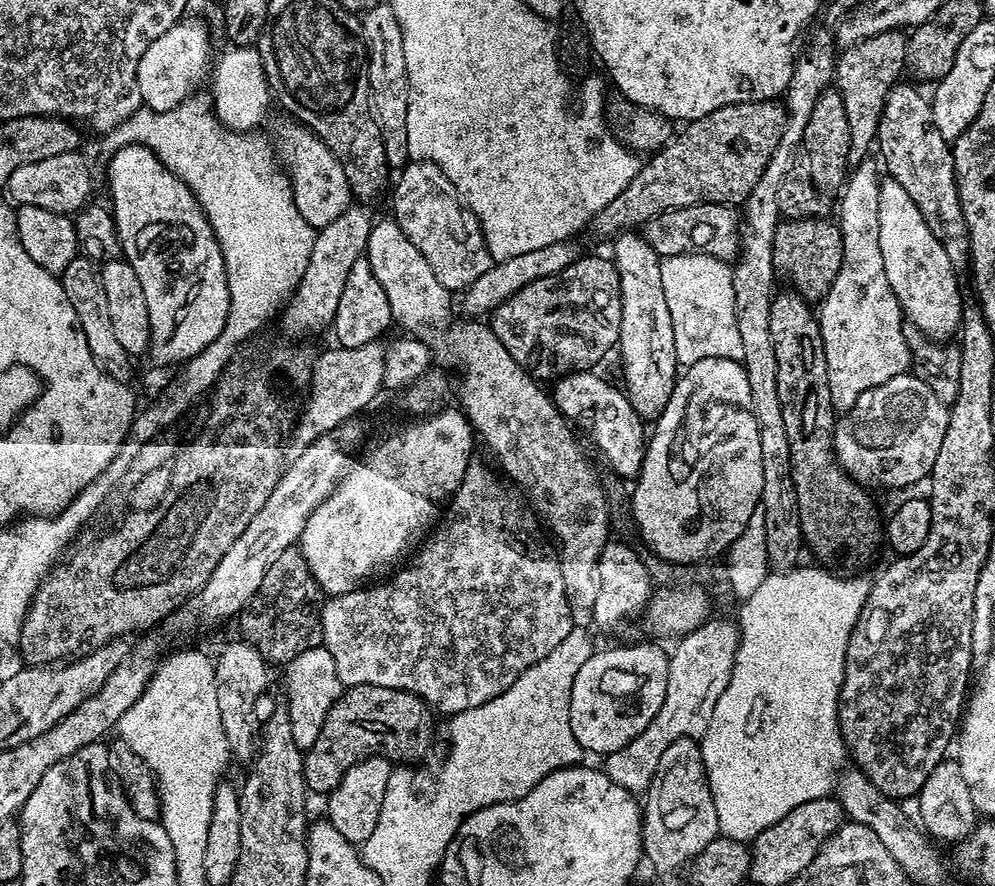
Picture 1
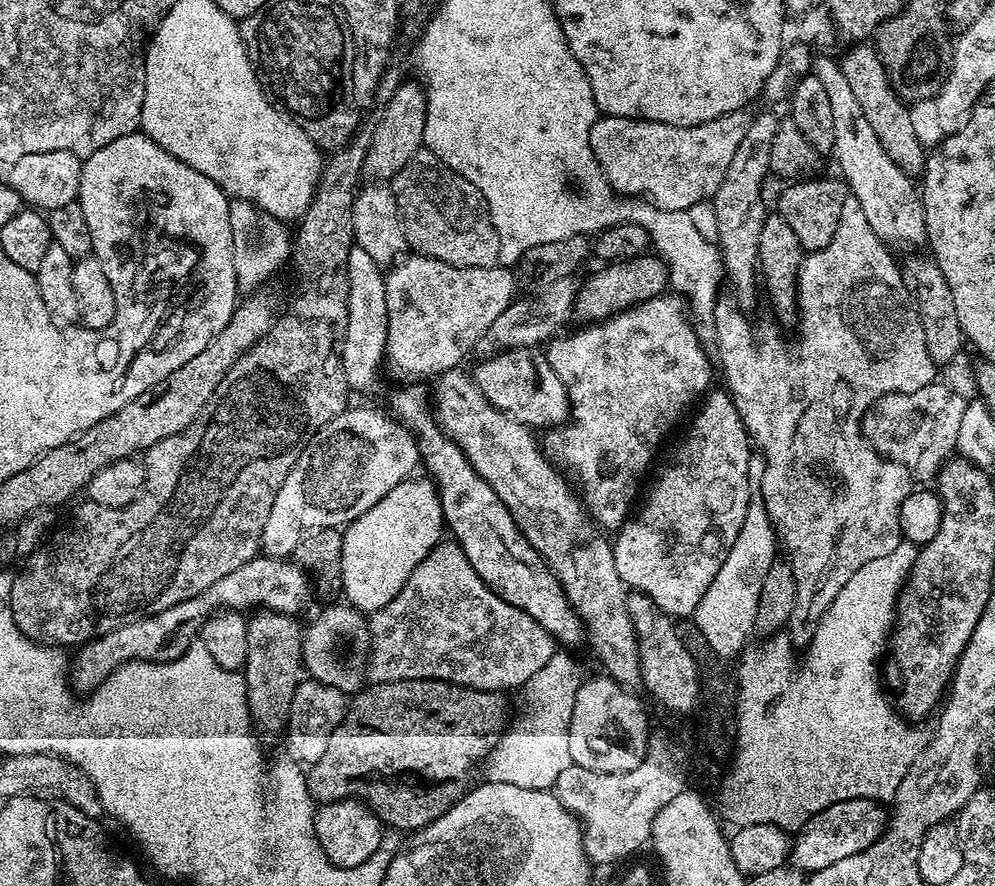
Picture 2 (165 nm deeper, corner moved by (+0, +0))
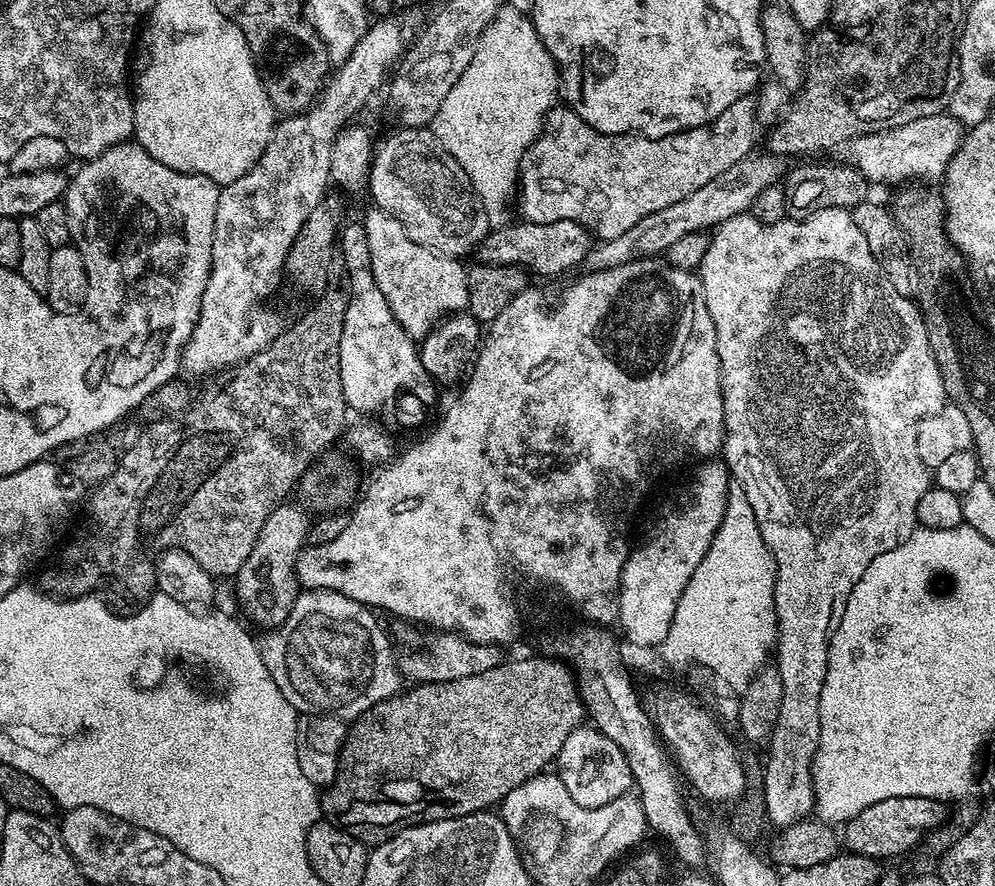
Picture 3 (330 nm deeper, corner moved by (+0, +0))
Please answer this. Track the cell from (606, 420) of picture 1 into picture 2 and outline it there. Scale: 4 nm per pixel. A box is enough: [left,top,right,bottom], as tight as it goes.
[472,348,571,428]

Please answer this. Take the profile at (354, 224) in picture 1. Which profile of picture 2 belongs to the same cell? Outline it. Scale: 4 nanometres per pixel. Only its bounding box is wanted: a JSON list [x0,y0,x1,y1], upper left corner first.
[363,82,426,182]

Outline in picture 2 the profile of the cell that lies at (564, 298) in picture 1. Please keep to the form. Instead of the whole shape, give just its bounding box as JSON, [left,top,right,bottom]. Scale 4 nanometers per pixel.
[573,254,668,323]

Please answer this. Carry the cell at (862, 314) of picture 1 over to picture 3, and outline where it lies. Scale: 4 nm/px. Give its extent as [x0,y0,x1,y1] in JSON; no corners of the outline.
[698,206,946,829]

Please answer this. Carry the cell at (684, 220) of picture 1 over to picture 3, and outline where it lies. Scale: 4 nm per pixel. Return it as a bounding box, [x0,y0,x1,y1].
[474,220,594,276]

